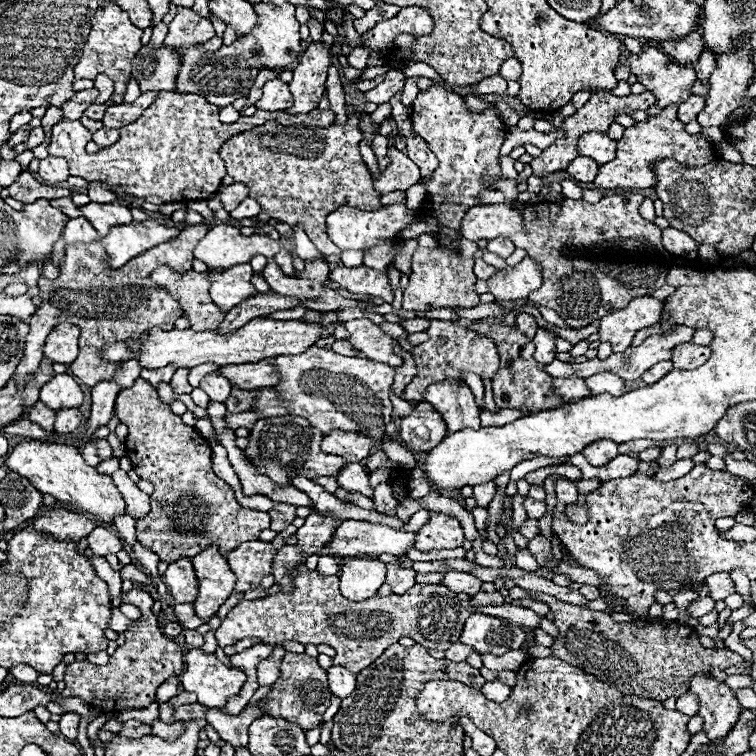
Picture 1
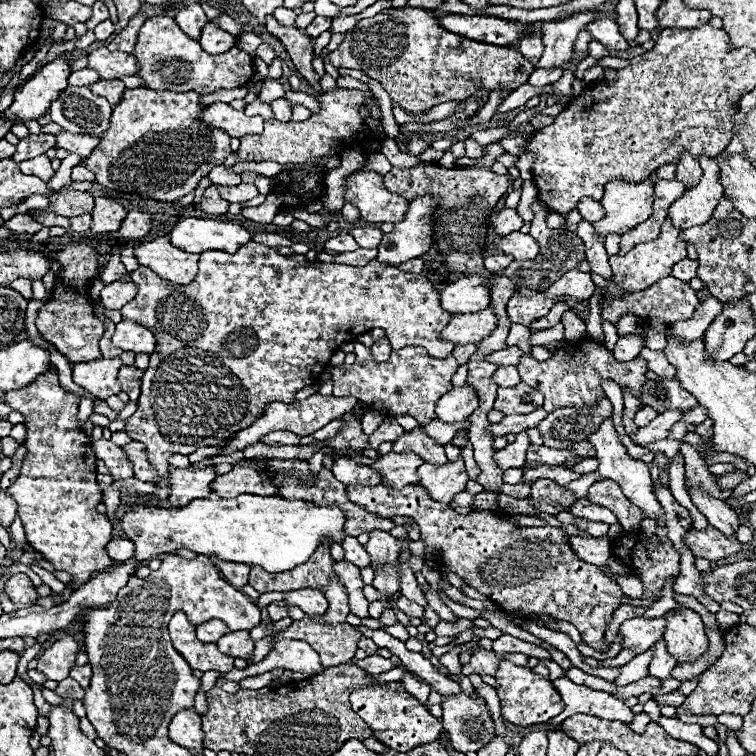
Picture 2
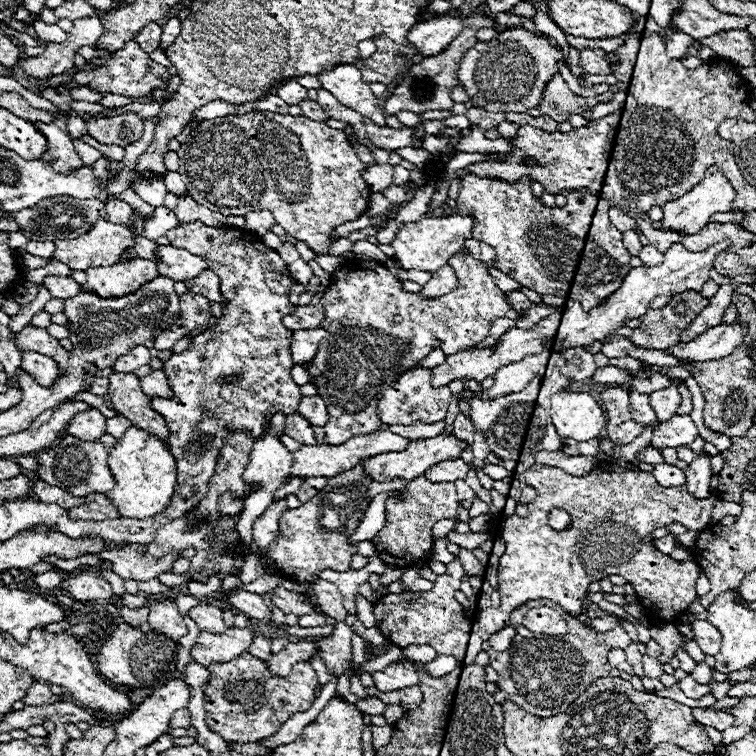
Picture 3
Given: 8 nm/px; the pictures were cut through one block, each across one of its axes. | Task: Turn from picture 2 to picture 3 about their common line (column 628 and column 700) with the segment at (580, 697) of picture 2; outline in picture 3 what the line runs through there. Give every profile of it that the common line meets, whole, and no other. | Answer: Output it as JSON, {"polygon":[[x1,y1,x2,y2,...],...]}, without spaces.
{"polygon":[[694,708,692,710,694,718,702,724,702,726,712,726,718,732,724,732,726,728,730,728,734,724,732,716,728,716,728,712,724,710,704,710,704,708]]}

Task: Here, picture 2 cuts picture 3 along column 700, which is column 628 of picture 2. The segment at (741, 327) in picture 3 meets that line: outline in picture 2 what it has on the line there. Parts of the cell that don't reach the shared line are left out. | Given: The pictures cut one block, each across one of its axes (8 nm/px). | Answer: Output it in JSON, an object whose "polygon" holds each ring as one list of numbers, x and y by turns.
{"polygon":[[626,334,620,336,616,342,616,360,618,362,630,362,634,360,644,348,644,338,640,334]]}

